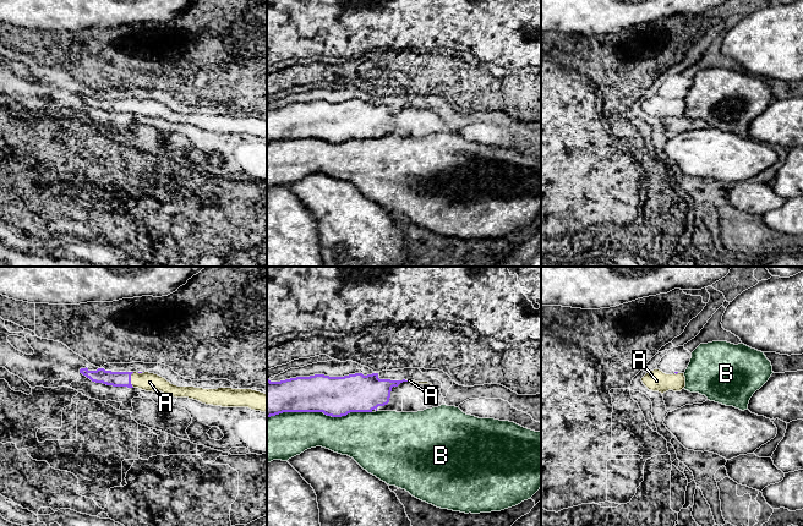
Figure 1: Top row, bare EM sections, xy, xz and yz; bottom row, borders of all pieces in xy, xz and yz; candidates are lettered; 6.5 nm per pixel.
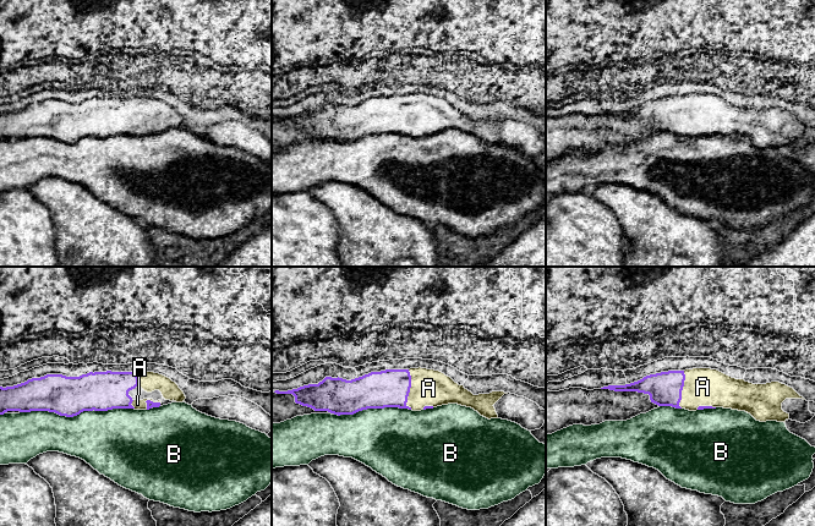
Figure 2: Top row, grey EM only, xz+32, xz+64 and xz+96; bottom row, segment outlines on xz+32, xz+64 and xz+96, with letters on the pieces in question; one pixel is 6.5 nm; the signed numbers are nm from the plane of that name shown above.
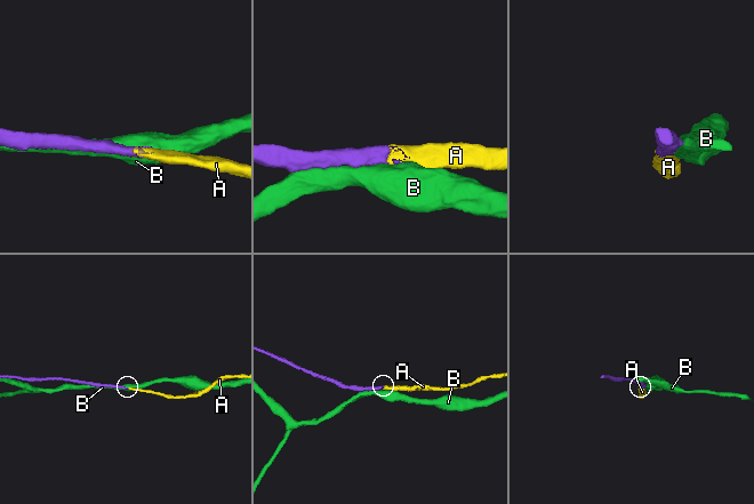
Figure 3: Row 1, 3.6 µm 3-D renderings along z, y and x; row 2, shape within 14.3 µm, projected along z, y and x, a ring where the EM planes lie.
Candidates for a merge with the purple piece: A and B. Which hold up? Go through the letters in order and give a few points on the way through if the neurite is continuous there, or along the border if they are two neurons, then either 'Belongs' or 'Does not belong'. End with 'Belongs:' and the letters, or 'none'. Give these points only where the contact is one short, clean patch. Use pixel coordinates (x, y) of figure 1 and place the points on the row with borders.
A: Path across: xy (100, 376), (130, 379), (149, 382). Belongs
B: Does not belong
Belongs: A

